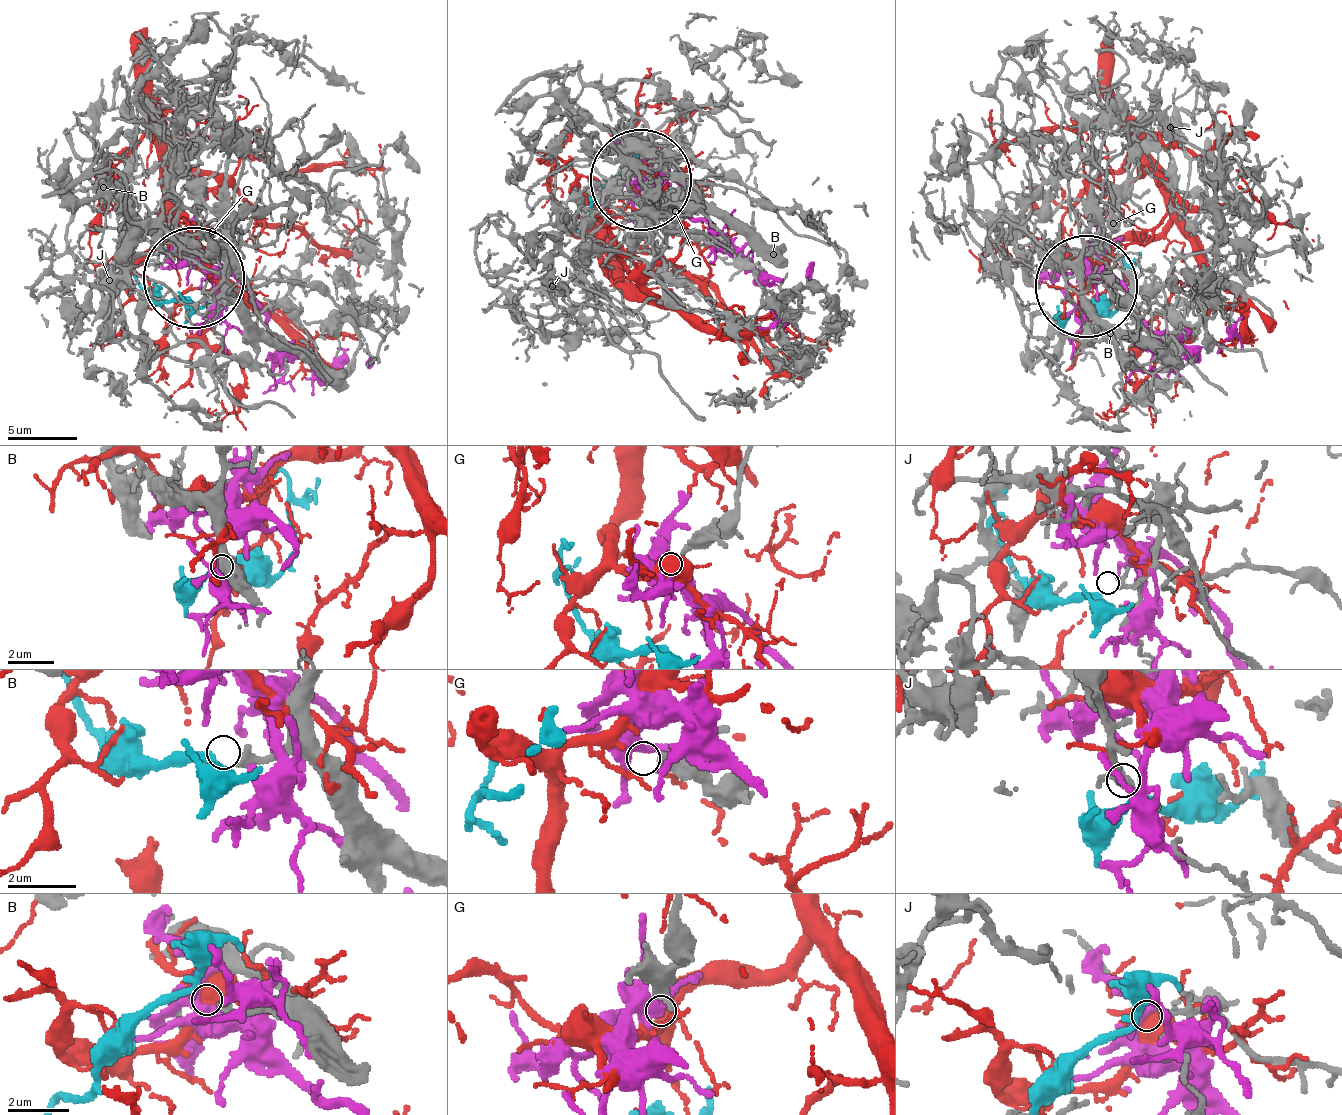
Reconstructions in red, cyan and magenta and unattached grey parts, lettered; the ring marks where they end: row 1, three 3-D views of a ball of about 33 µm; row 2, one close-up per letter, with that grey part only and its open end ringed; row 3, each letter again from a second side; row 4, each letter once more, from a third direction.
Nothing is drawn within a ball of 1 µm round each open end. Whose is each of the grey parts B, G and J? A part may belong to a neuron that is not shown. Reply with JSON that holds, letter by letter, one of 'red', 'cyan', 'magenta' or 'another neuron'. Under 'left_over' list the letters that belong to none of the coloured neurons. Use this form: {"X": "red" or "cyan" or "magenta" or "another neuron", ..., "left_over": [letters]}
{"B": "cyan", "G": "another neuron", "J": "another neuron", "left_over": ["G", "J"]}

